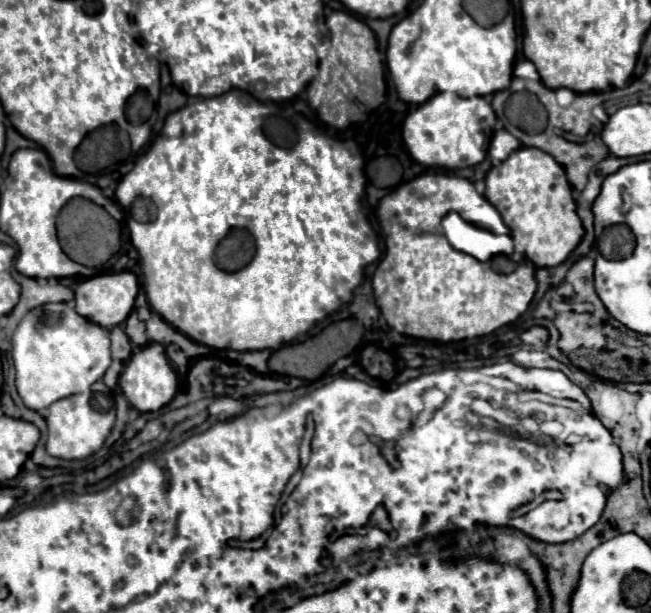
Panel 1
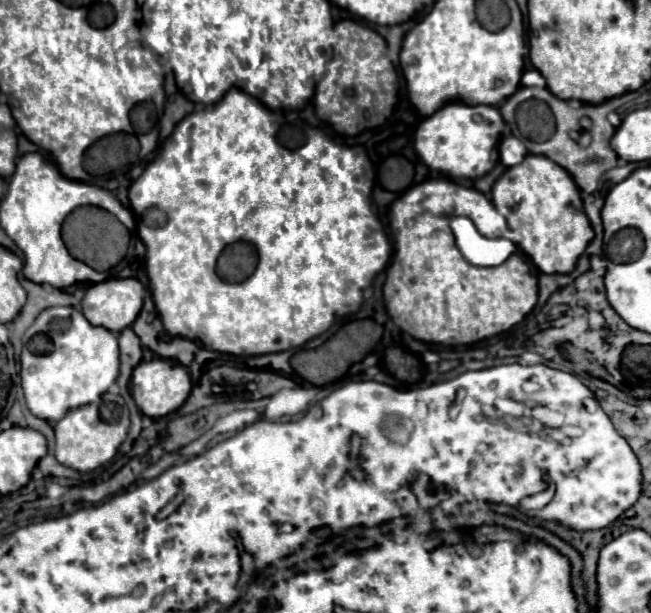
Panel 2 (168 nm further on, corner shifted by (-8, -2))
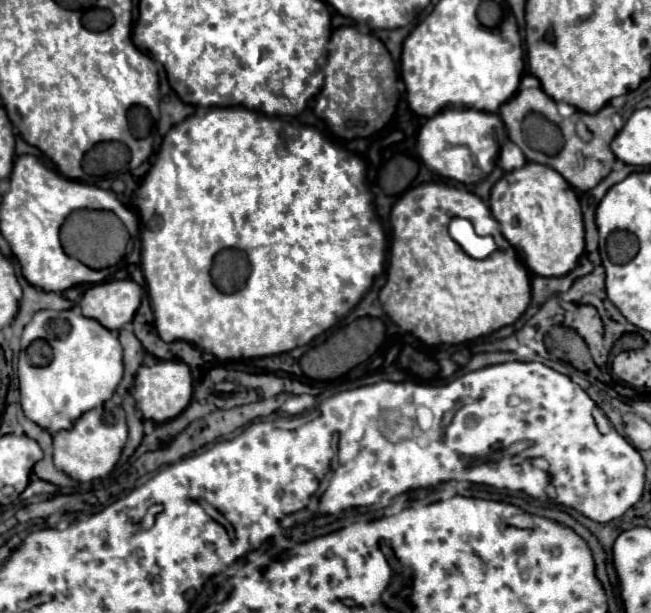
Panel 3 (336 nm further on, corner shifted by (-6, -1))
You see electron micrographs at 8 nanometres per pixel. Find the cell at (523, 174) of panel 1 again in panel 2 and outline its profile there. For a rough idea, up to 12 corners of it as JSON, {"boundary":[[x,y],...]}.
{"boundary":[[528,154],[492,204],[544,274],[594,238],[572,176]]}

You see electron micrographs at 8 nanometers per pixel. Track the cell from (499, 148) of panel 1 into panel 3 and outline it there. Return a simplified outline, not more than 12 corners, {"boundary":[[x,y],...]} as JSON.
{"boundary":[[512,141],[500,149],[500,167],[518,169],[526,163],[524,153]]}

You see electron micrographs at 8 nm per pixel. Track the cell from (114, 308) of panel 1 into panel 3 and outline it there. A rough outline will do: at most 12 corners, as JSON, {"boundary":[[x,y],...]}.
{"boundary":[[134,281],[92,285],[82,295],[84,317],[122,329],[140,307]]}

